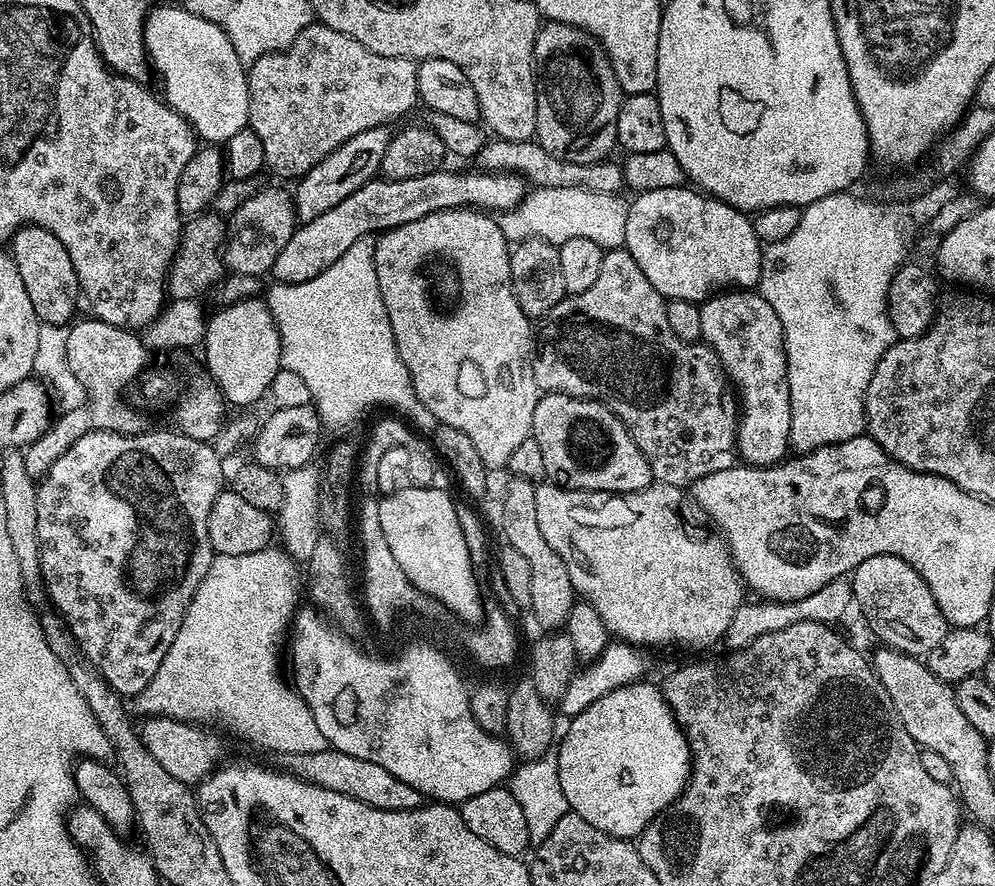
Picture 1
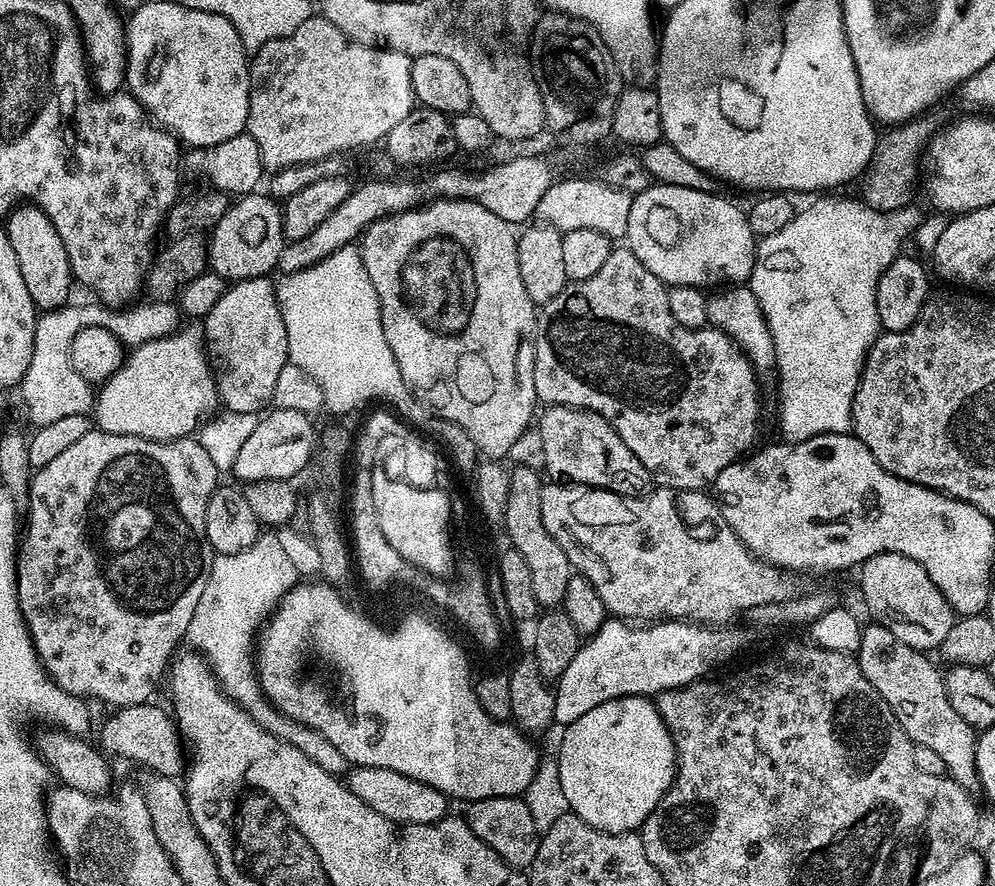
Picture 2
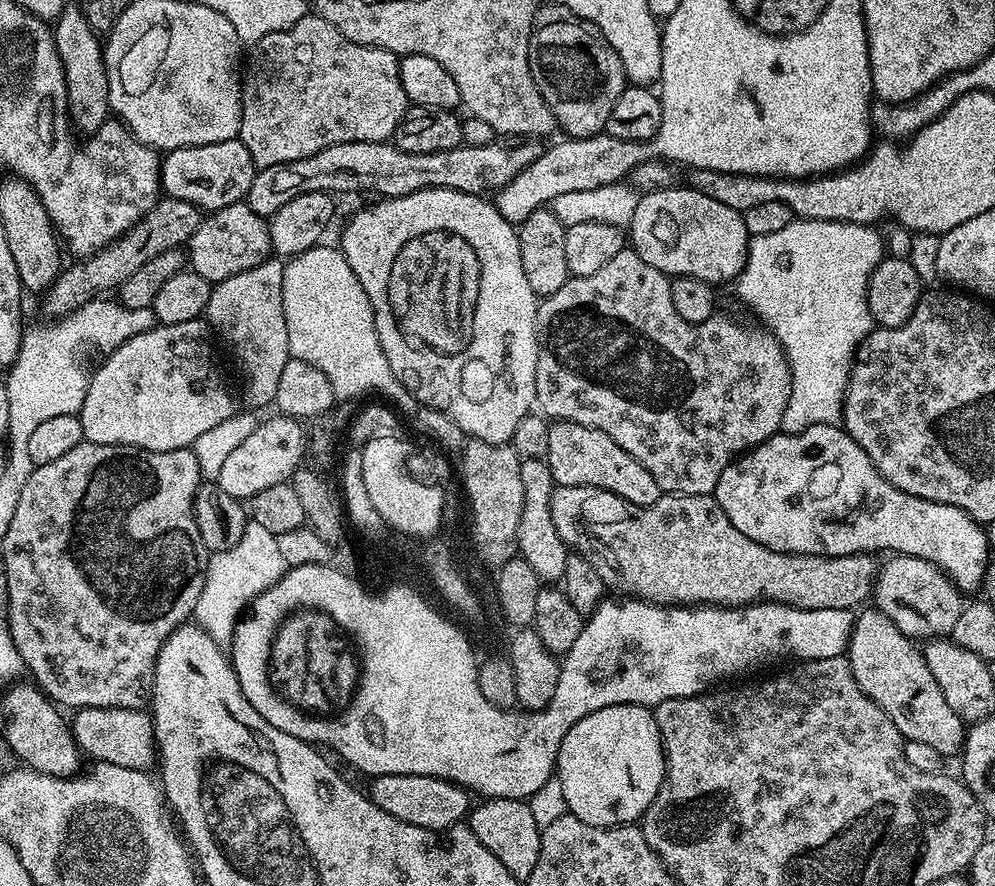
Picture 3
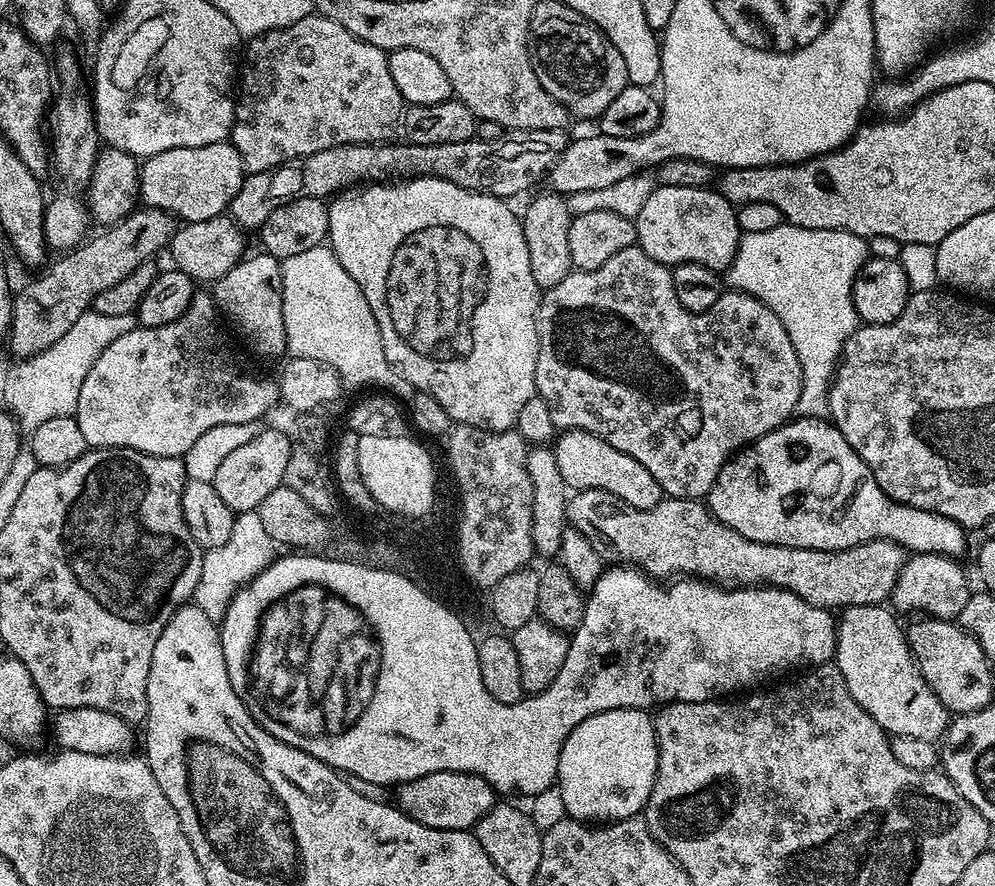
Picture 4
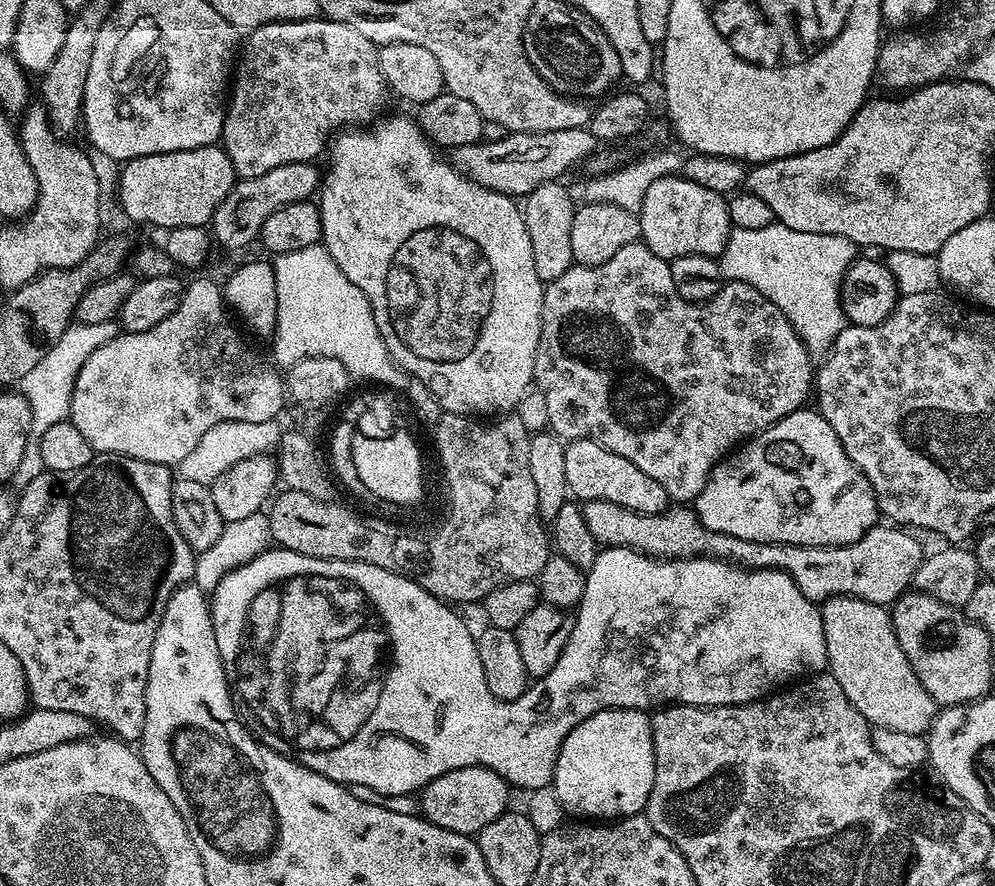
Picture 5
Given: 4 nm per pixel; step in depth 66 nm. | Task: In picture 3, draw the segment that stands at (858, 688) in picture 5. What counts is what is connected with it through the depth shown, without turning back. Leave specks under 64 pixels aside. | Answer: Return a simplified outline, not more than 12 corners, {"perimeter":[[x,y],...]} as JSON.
{"perimeter":[[886,614],[855,617],[854,682],[905,740],[946,758],[966,724],[917,641]]}

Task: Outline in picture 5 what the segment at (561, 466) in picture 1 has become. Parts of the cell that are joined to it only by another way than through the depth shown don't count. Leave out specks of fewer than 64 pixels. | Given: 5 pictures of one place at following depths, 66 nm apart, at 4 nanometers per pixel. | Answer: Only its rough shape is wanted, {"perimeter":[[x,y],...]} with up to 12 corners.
{"perimeter":[[593,440],[564,449],[577,501],[653,516],[666,490]]}

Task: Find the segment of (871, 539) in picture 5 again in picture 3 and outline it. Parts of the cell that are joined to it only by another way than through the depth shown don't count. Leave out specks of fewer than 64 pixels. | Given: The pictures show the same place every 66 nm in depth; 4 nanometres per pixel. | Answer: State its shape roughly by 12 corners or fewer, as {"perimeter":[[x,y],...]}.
{"perimeter":[[553,487],[605,589],[856,610],[878,560],[775,552],[710,496]]}

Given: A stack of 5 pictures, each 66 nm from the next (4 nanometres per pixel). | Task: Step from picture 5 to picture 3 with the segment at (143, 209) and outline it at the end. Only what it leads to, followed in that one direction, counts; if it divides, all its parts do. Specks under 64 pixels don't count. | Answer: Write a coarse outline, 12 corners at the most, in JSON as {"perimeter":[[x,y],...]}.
{"perimeter":[[238,138],[173,148],[165,197],[211,214],[241,203],[257,171]]}

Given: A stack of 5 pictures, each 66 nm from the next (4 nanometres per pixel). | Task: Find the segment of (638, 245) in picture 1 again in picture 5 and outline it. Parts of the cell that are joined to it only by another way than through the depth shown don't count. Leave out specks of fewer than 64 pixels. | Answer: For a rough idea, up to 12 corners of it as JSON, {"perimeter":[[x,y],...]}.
{"perimeter":[[679,174],[646,190],[640,240],[669,262],[719,258],[727,199]]}

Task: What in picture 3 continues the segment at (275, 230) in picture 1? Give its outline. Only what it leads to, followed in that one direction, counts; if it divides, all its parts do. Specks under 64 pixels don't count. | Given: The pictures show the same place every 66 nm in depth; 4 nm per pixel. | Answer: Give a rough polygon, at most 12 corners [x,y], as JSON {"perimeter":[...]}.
{"perimeter":[[246,202],[205,215],[186,245],[213,282],[272,255],[268,220]]}

